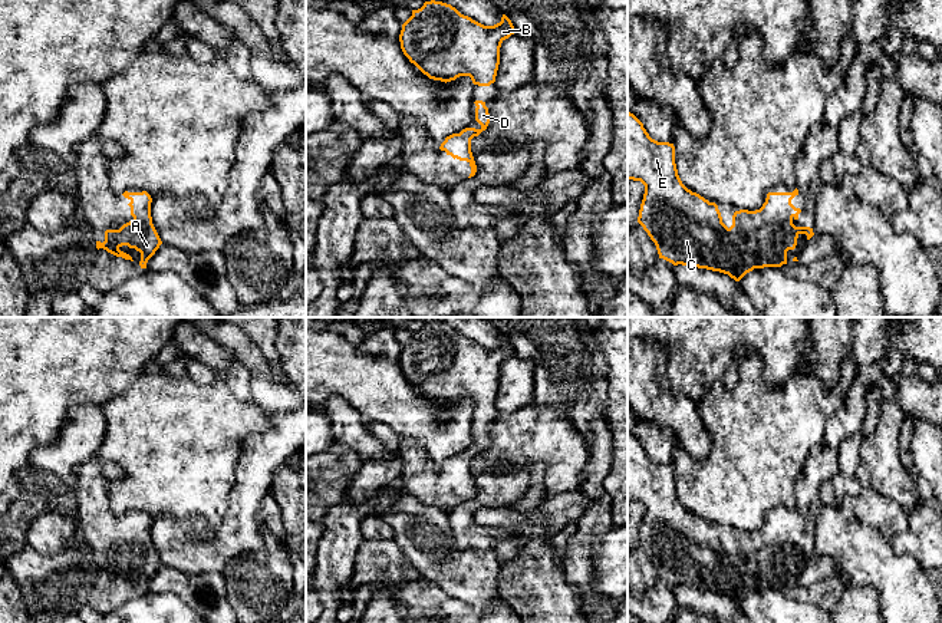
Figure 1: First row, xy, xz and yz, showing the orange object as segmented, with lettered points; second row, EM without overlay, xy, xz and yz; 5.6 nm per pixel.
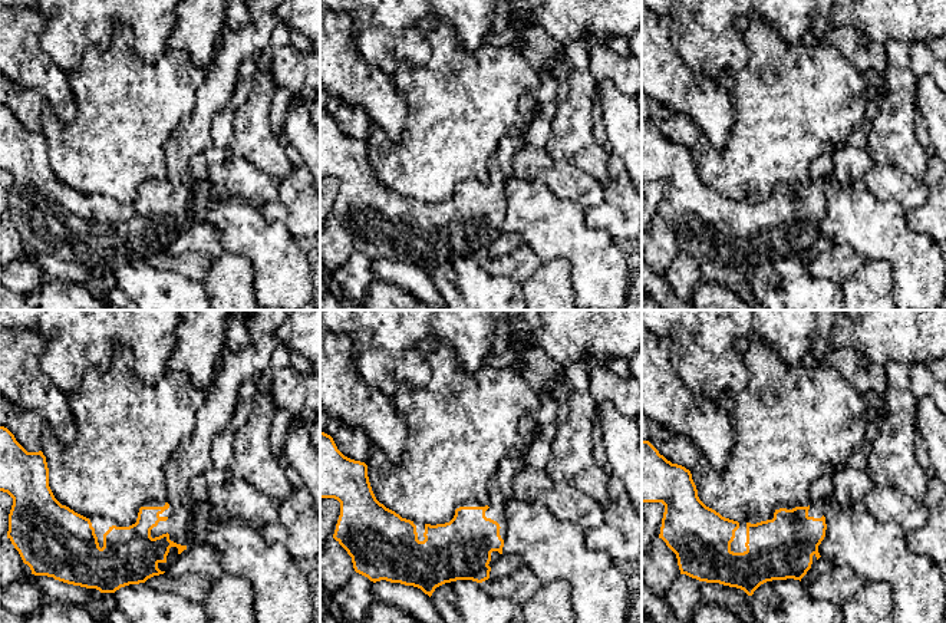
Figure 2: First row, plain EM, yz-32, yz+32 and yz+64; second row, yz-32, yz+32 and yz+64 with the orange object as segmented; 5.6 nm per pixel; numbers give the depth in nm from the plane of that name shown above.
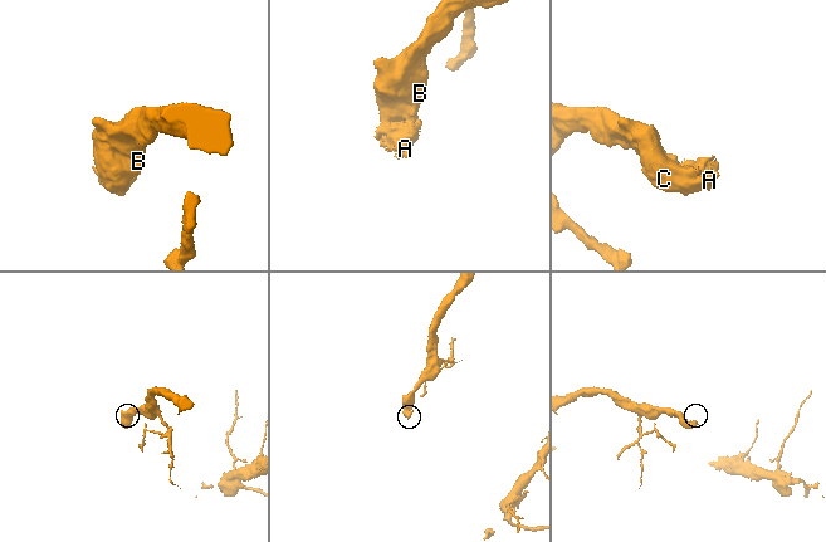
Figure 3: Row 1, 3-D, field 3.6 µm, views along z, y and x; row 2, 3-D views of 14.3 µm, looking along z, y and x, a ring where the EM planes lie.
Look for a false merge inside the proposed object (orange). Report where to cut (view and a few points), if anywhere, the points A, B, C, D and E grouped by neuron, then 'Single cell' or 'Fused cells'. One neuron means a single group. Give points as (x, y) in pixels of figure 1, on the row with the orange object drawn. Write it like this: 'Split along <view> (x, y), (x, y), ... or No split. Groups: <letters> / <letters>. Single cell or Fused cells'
No split. Groups: A B C D E. Single cell

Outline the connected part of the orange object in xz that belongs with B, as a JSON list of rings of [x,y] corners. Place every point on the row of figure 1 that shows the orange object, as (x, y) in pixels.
[[[431,0],[412,10],[412,16],[402,24],[399,42],[409,62],[429,79],[447,83],[460,76],[470,76],[474,85],[490,86],[495,82],[501,43],[511,34],[514,26],[505,14],[500,23],[484,26],[451,4]]]

